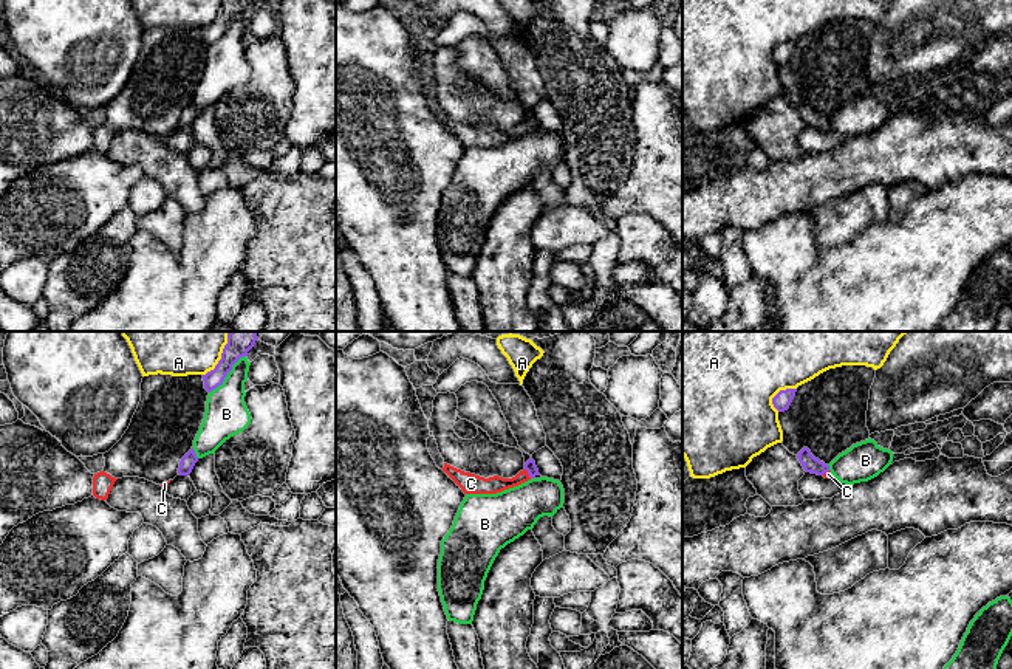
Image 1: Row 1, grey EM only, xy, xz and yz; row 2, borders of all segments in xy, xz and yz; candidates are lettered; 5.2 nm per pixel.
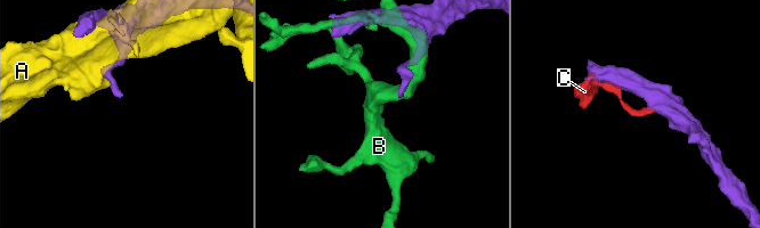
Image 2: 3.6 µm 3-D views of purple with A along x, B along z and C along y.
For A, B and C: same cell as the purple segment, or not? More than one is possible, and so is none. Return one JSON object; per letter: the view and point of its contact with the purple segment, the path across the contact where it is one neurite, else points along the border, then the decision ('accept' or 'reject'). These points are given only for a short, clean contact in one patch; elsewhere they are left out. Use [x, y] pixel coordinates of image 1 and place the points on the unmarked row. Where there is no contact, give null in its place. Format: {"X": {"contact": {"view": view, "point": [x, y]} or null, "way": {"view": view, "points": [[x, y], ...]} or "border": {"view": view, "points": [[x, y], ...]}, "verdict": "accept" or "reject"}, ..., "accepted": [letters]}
{"A": {"contact": {"view": "yz", "point": [780, 44]}, "verdict": "reject"}, "B": {"contact": {"view": "xy", "point": [226, 28]}, "verdict": "reject"}, "C": {"contact": {"view": "xz", "point": [528, 126]}, "way": {"view": "xz", "points": [[529, 118], [528, 126], [514, 135], [492, 138]]}, "verdict": "accept"}, "accepted": ["C"]}

